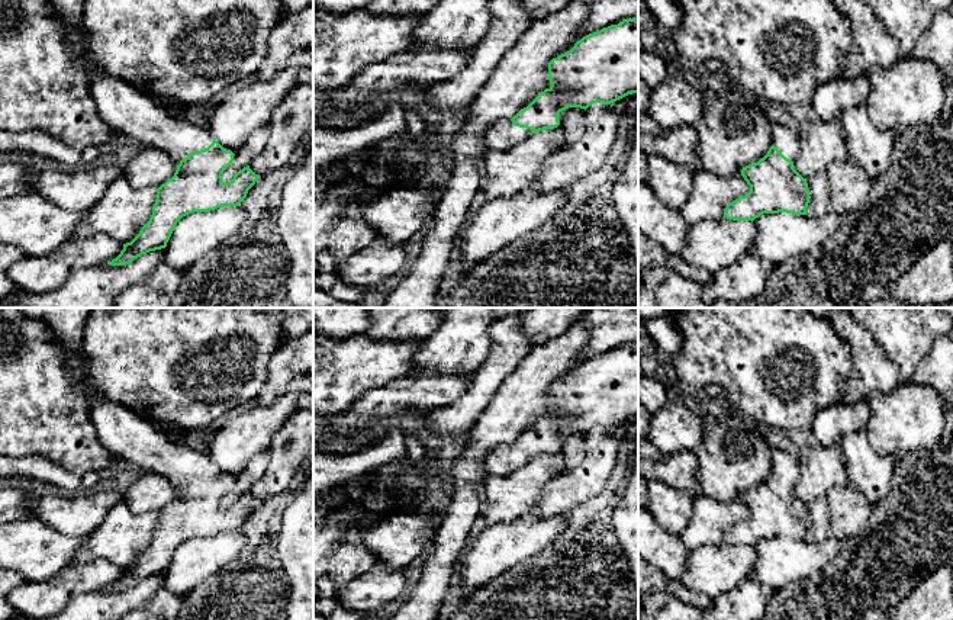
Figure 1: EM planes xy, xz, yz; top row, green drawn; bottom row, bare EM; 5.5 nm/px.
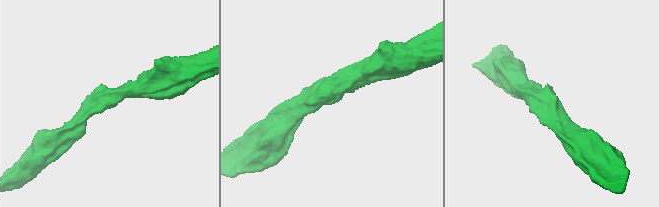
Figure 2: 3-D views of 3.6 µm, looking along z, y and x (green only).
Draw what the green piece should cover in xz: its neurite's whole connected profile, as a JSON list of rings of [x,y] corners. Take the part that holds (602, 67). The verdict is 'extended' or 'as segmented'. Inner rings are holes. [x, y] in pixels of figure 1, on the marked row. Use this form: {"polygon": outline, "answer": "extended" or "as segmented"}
{"polygon": [[[638,16],[583,36],[570,51],[548,62],[548,80],[551,86],[512,119],[502,119],[489,126],[487,150],[508,150],[532,134],[557,128],[560,113],[569,107],[586,110],[593,103],[611,105],[638,93]]], "answer": "extended"}

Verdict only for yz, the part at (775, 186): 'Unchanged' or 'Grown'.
Grown

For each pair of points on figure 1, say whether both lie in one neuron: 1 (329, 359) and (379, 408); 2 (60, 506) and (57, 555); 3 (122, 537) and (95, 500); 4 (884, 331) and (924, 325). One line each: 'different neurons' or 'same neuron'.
1: different neurons
2: different neurons
3: different neurons
4: same neuron

